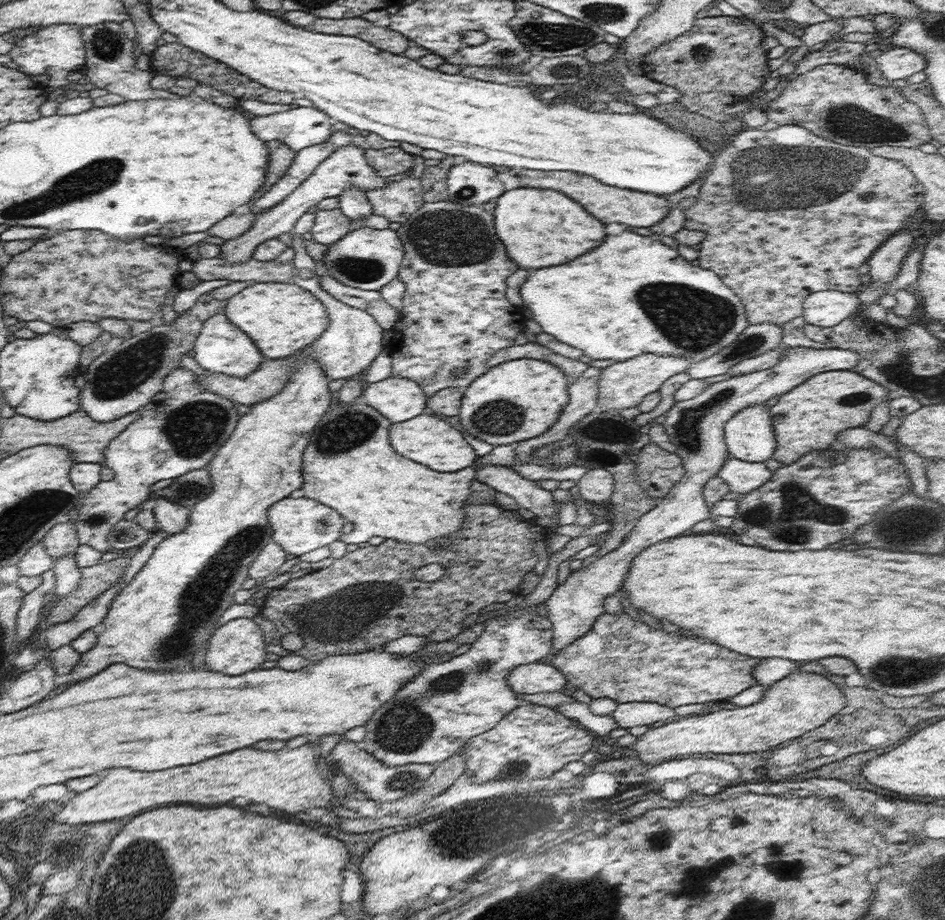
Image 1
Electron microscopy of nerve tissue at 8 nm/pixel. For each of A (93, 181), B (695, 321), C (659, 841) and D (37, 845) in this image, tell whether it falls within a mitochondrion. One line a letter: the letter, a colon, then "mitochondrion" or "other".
A: mitochondrion
B: mitochondrion
C: mitochondrion
D: other

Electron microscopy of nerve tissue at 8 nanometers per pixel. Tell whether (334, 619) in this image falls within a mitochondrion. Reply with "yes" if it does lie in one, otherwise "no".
yes

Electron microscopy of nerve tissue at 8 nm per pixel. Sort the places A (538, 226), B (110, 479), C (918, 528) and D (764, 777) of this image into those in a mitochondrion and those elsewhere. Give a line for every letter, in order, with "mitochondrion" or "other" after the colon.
A: other
B: other
C: mitochondrion
D: other

